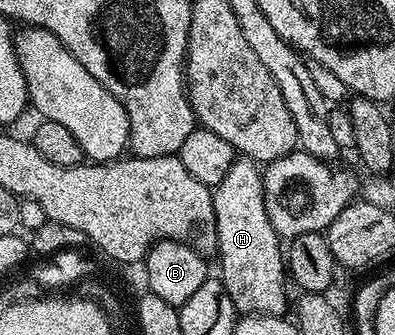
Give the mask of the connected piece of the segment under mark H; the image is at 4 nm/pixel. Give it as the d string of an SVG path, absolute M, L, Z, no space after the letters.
M238 158L232 170L224 174L224 182L213 189L218 230L216 256L222 259L222 285L240 314L282 316L286 308L288 267L283 245L278 245L278 232L266 213L262 173L255 161Z

